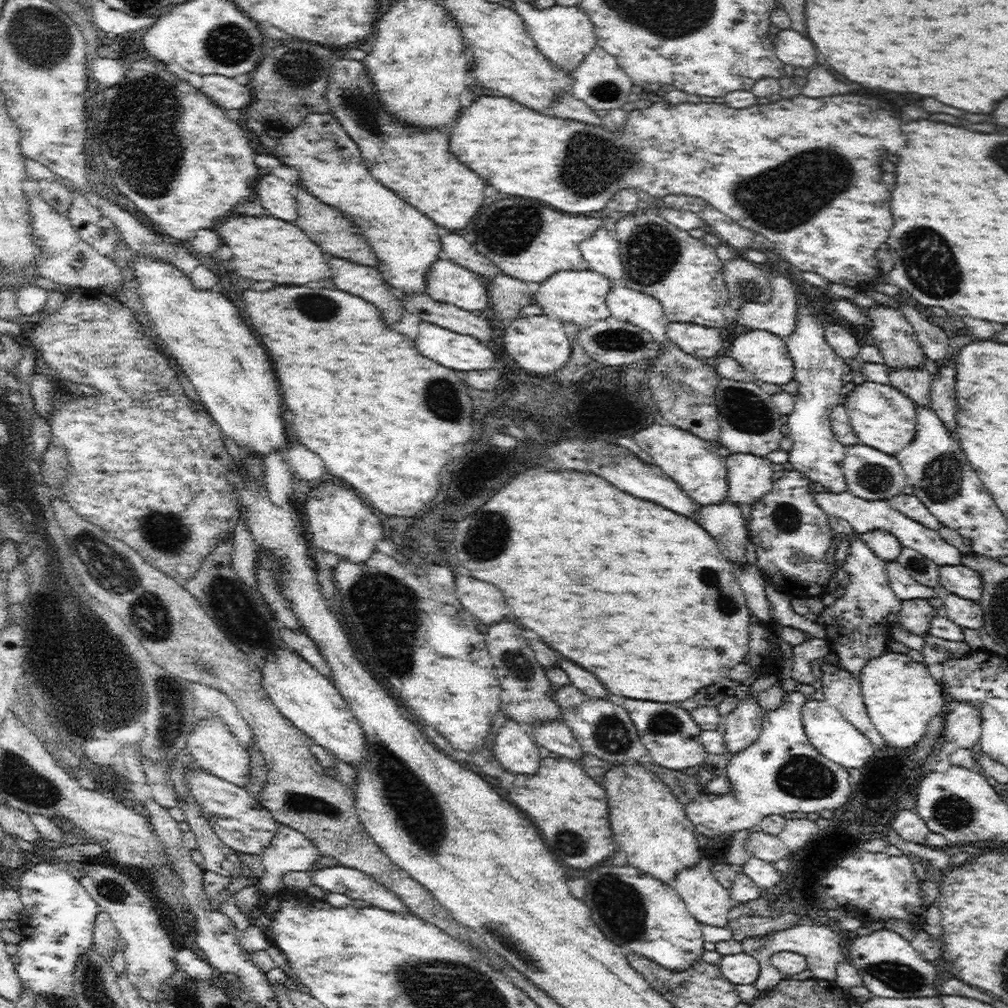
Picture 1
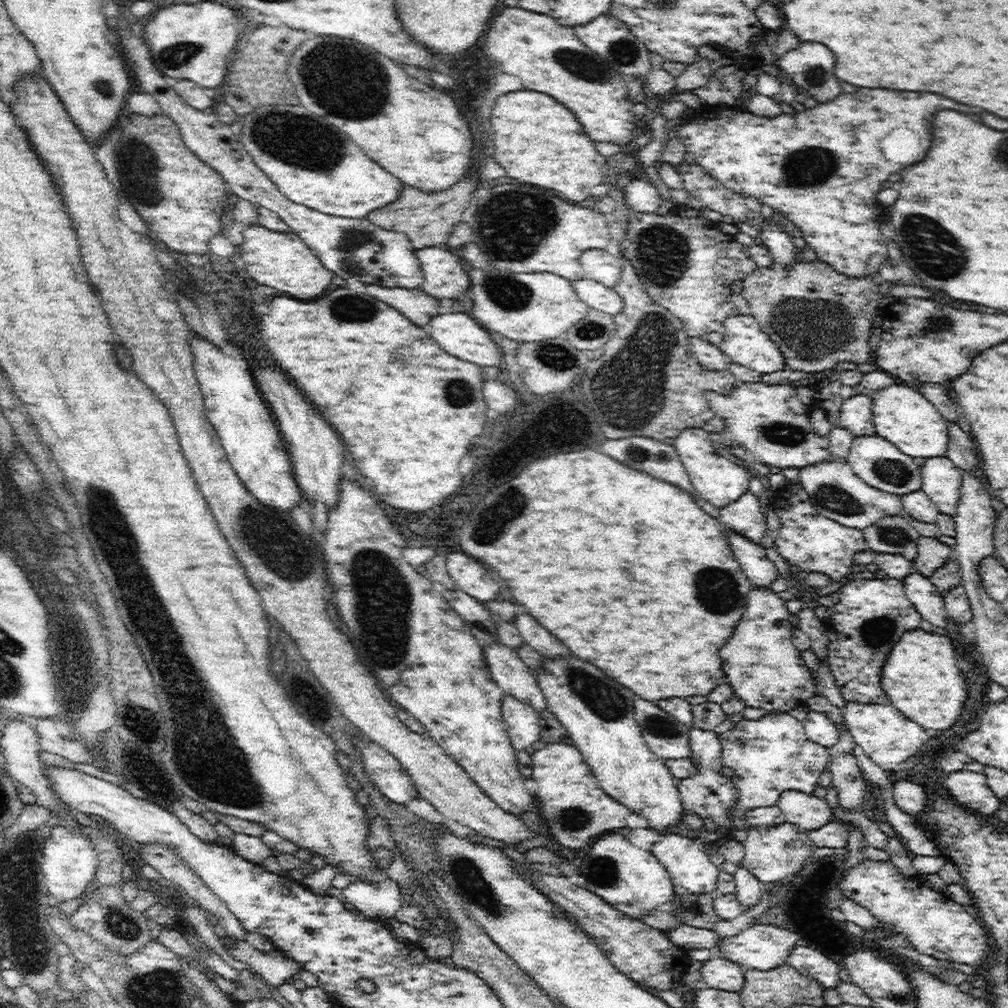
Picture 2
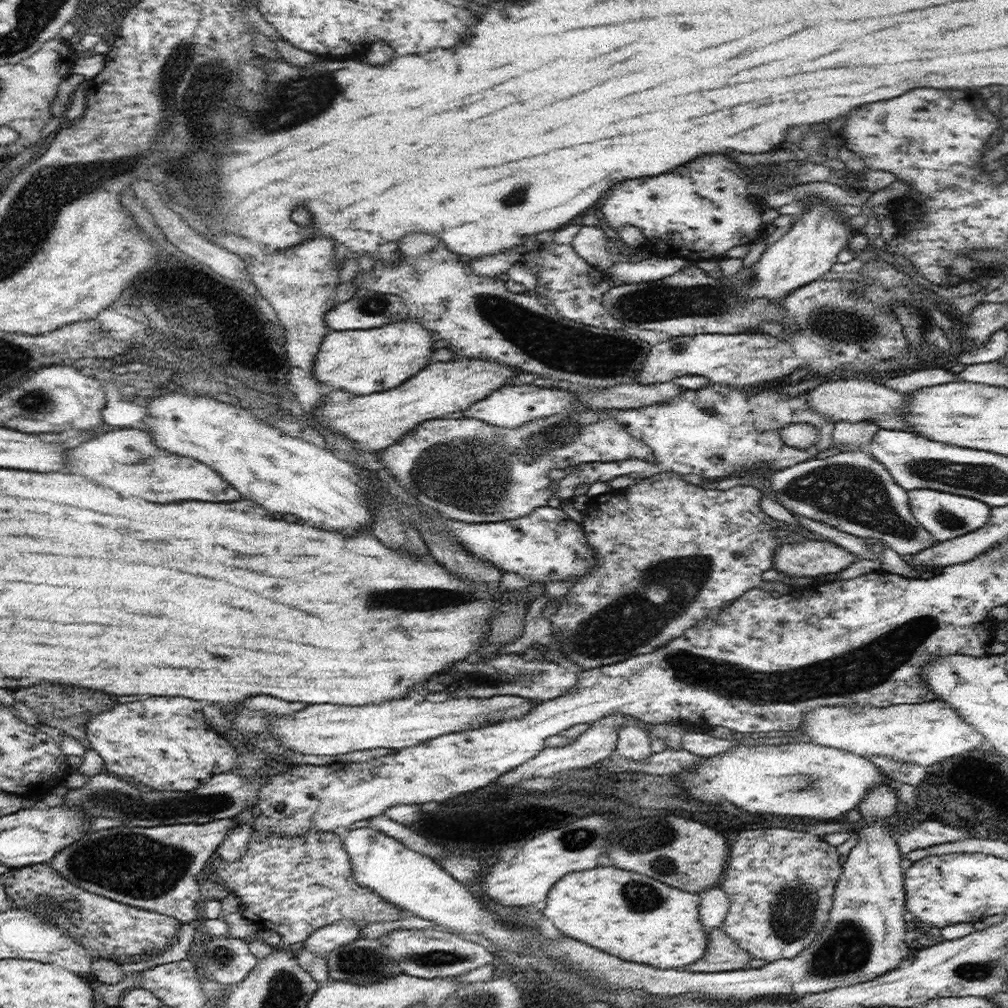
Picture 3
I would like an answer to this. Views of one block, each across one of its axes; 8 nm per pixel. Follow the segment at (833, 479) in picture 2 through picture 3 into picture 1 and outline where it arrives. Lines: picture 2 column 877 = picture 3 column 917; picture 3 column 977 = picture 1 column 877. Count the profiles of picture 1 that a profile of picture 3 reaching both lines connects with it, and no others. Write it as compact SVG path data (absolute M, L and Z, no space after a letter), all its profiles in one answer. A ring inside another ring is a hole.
M847 490L836 494L832 492L816 493L814 499L827 515L842 518L848 522L858 536L874 530L882 530L894 535L903 547L913 548L926 558L933 560L939 567L961 563L963 553L944 541L939 536L938 531L927 528L924 524L906 516L906 513L894 509L889 501L864 500L864 498L859 498Z

